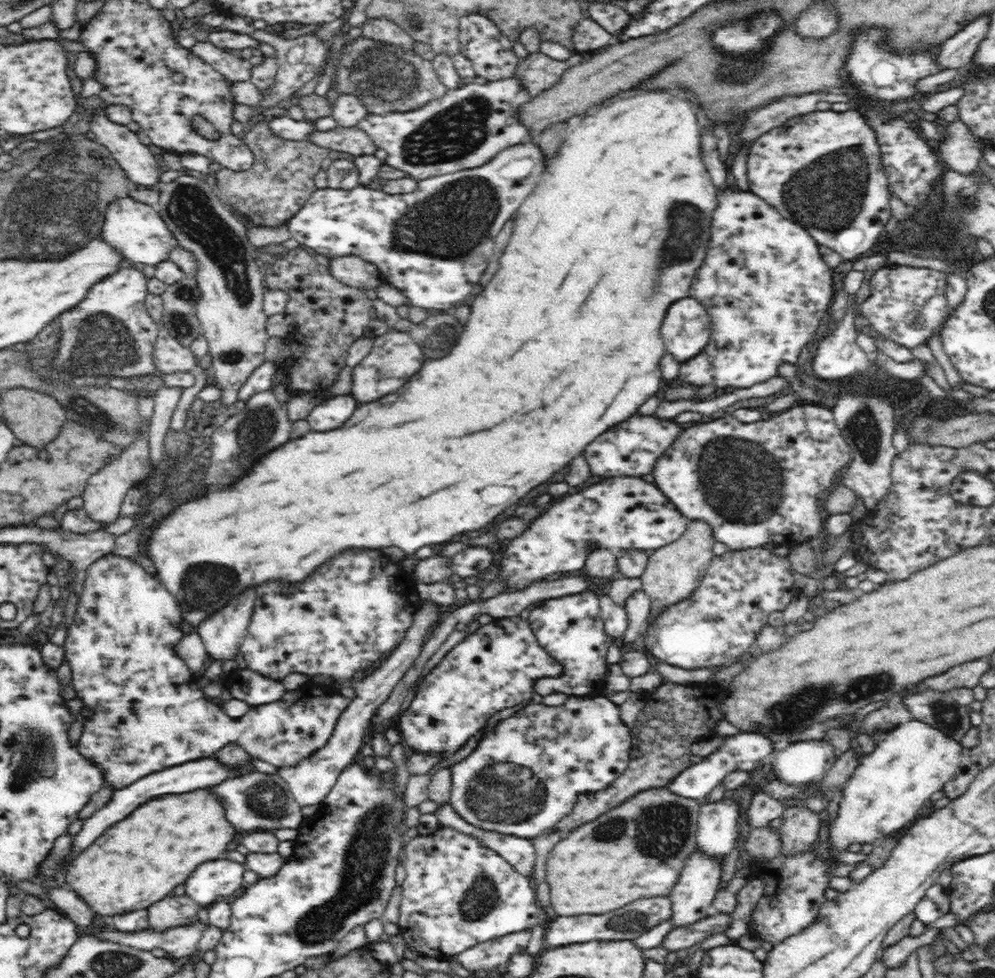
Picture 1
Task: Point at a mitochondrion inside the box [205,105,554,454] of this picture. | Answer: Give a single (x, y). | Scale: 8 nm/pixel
(469, 207)

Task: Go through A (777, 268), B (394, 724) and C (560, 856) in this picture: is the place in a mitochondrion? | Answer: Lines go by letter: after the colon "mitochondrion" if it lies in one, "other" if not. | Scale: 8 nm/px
A: other
B: other
C: other

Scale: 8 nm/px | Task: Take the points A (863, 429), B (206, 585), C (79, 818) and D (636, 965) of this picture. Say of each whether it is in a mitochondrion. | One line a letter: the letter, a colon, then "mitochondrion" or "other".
A: mitochondrion
B: mitochondrion
C: other
D: other

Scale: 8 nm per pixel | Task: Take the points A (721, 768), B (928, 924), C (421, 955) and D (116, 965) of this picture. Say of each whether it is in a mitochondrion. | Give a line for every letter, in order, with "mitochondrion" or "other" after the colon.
A: other
B: other
C: other
D: mitochondrion

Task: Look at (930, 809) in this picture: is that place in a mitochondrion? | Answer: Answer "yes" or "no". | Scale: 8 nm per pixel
no

